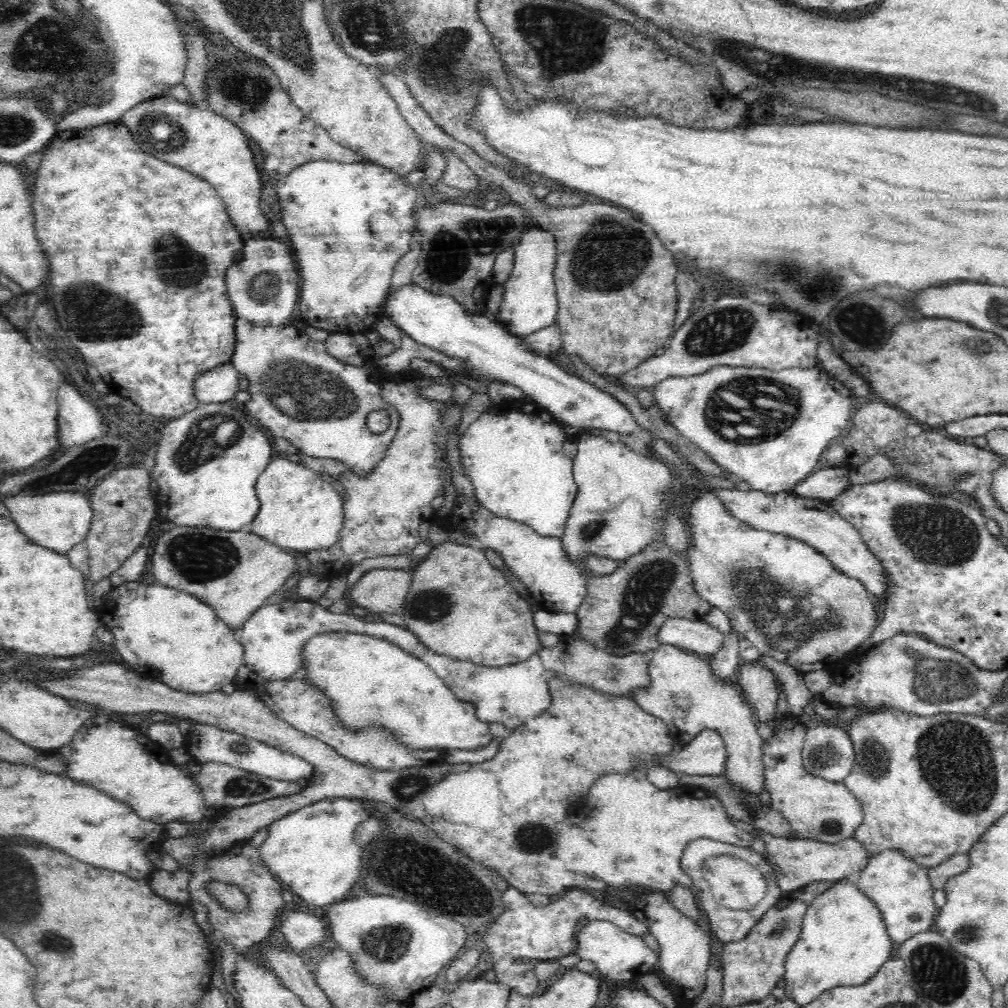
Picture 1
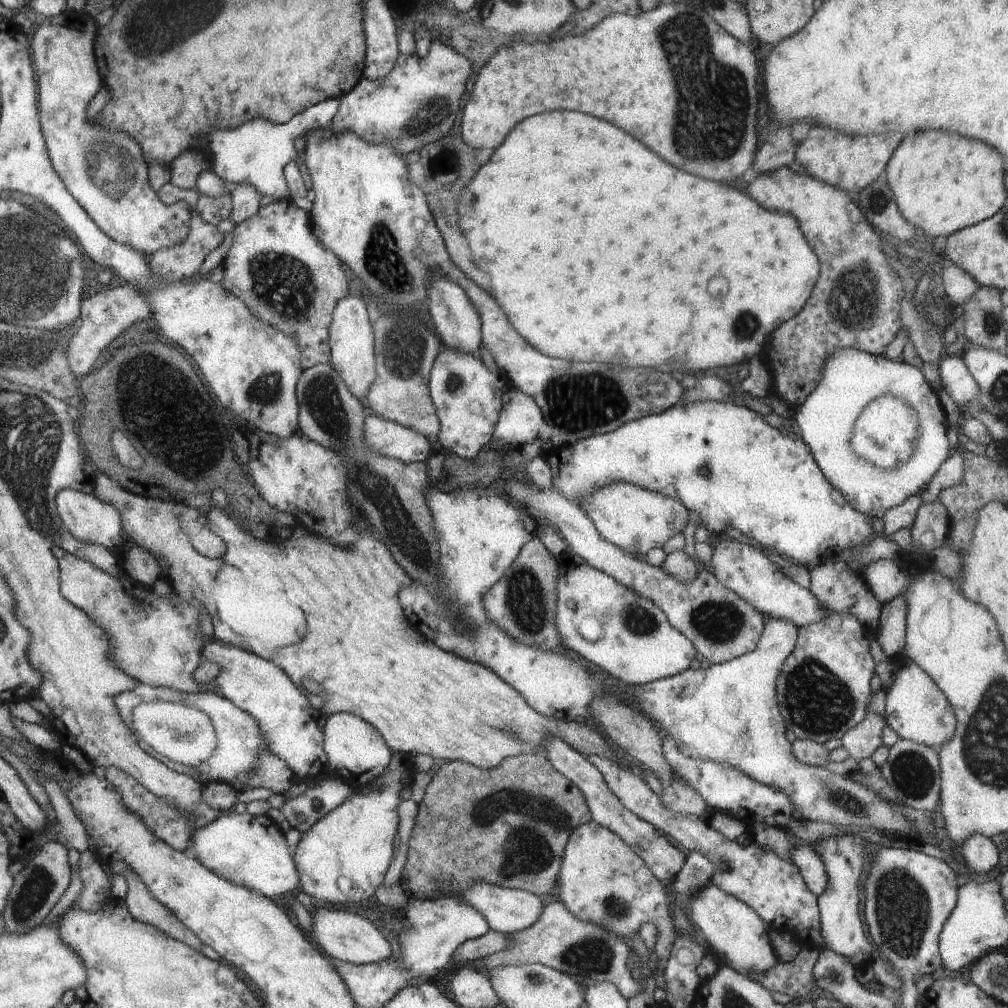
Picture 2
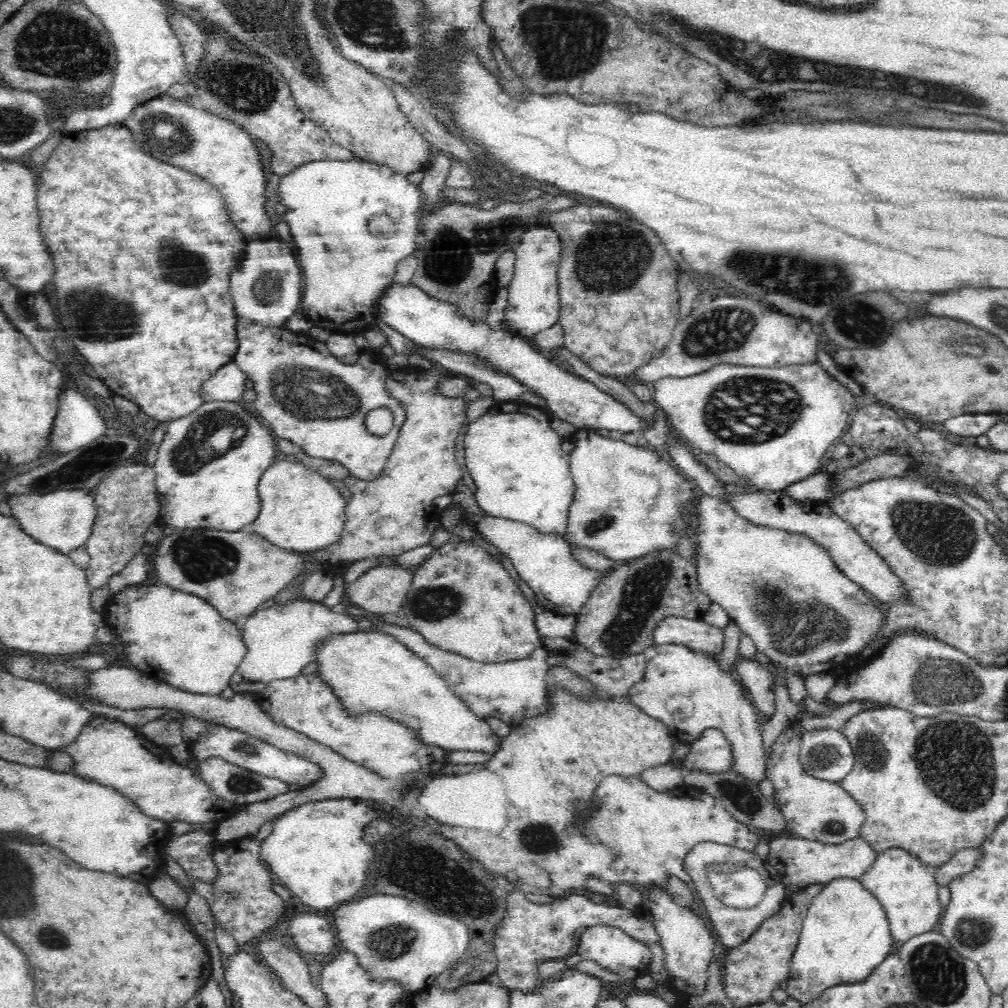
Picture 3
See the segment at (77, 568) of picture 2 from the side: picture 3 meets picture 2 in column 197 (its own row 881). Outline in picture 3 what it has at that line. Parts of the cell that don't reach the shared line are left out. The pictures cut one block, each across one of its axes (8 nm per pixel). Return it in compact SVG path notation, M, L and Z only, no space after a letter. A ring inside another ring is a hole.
M612 775L602 780L595 794L590 820L586 820L584 828L570 826L568 836L557 849L568 860L570 870L594 874L610 885L652 884L663 888L671 877L678 877L692 887L684 859L693 846L710 841L756 853L756 846L763 839L736 820L720 800L690 785L658 792L640 780L640 776ZM616 852L620 854L618 862L614 862Z

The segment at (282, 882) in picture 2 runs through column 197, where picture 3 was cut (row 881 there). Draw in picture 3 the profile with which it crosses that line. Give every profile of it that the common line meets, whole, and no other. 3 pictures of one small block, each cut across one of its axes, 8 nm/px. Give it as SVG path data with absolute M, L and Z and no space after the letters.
M833 879L807 907L785 990L790 999L808 1004L827 988L860 982L886 960L894 941L886 911L860 880Z

